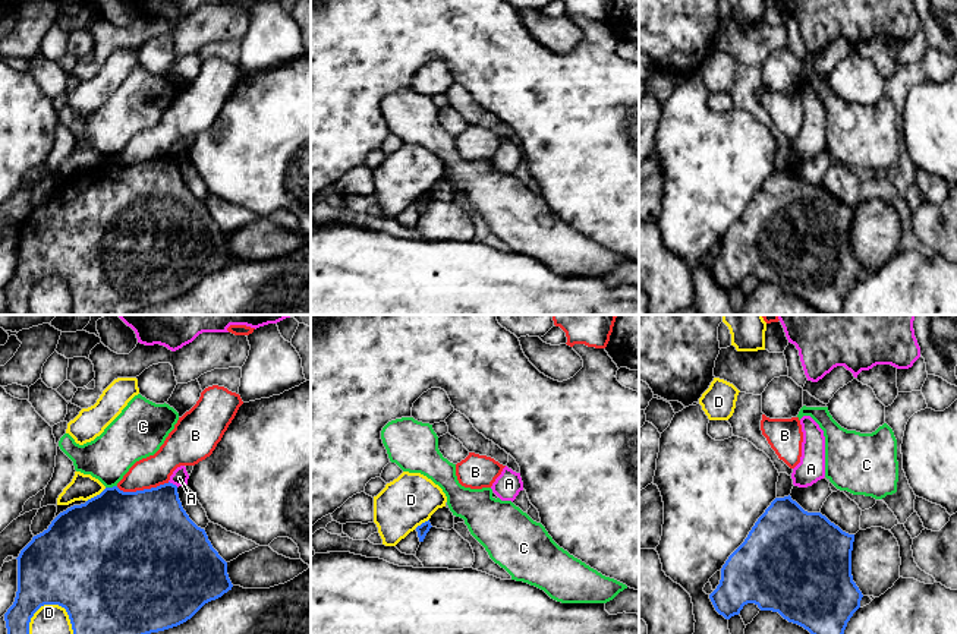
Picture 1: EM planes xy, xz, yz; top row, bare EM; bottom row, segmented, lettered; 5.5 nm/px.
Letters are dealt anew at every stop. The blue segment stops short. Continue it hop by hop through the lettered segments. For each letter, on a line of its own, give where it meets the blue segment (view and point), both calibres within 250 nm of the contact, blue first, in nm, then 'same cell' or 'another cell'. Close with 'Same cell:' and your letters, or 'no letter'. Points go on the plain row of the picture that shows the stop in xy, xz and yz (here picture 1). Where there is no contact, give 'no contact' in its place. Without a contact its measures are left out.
A: meets blue in xy at (172, 155); 380 nm thick on the blue side, 90 nm on the other; another cell
B: meets blue in xy at (144, 161); 500 nm thick on the blue side, 170 nm on the other; another cell
C: meets blue in xy at (110, 160); 460 nm thick on the blue side, 260 nm on the other; another cell
D: meets blue in xy at (35, 283); 380 nm thick on the blue side, 240 nm on the other; another cell
Same cell: no letter

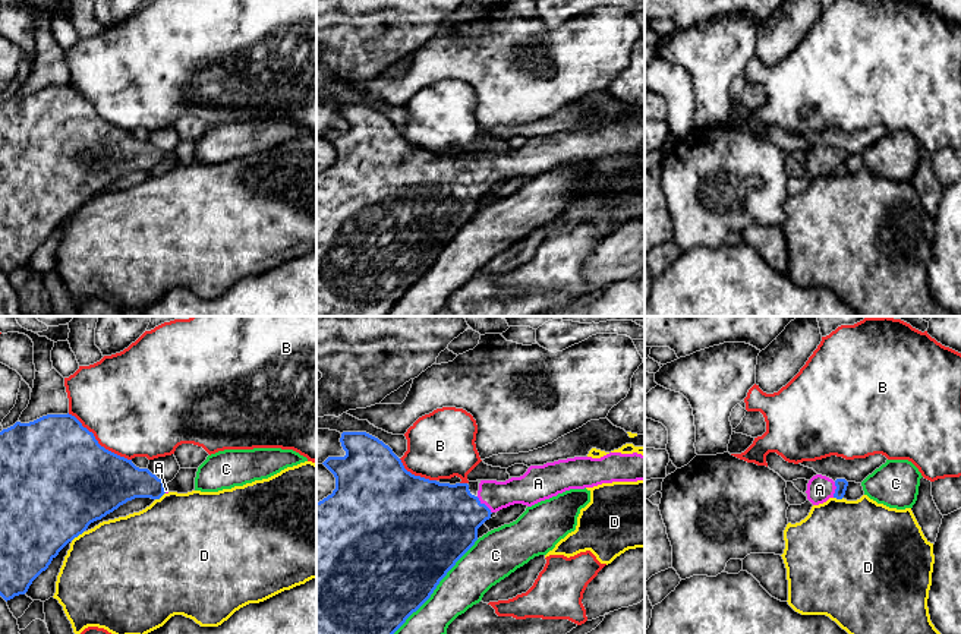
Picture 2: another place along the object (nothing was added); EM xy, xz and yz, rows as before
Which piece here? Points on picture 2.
A: meets blue in xz at (485, 177); 400 nm thick on the blue side, 170 nm on the other; same cell
B: meets blue in xy at (97, 114); 500 nm thick on the blue side, 480 nm on the other; another cell
C: meets blue in xz at (432, 264); 500 nm thick on the blue side, 240 nm on the other; another cell
D: meets blue in xy at (76, 208); 500 nm thick on the blue side, 480 nm on the other; another cell
Same cell: A

